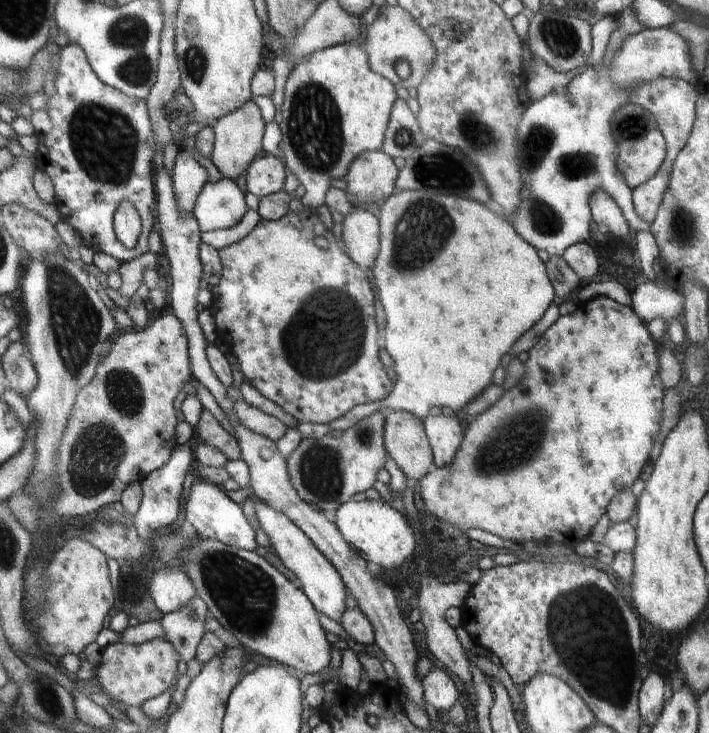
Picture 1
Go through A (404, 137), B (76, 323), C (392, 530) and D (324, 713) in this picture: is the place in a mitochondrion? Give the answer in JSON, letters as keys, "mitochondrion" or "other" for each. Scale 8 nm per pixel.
{"A":"mitochondrion","B":"mitochondrion","C":"other","D":"other"}

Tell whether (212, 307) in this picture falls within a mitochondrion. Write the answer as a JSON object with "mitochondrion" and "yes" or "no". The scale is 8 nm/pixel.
{"mitochondrion":"no"}

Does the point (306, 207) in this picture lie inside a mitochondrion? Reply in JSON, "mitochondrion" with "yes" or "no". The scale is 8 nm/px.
{"mitochondrion":"no"}

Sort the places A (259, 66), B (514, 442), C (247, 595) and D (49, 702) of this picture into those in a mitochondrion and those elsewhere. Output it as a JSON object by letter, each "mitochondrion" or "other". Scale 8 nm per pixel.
{"A":"other","B":"mitochondrion","C":"mitochondrion","D":"mitochondrion"}

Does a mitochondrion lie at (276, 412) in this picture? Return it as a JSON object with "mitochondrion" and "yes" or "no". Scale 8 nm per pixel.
{"mitochondrion":"no"}

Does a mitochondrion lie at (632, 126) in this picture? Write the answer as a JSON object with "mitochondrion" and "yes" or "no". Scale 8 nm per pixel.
{"mitochondrion":"yes"}

